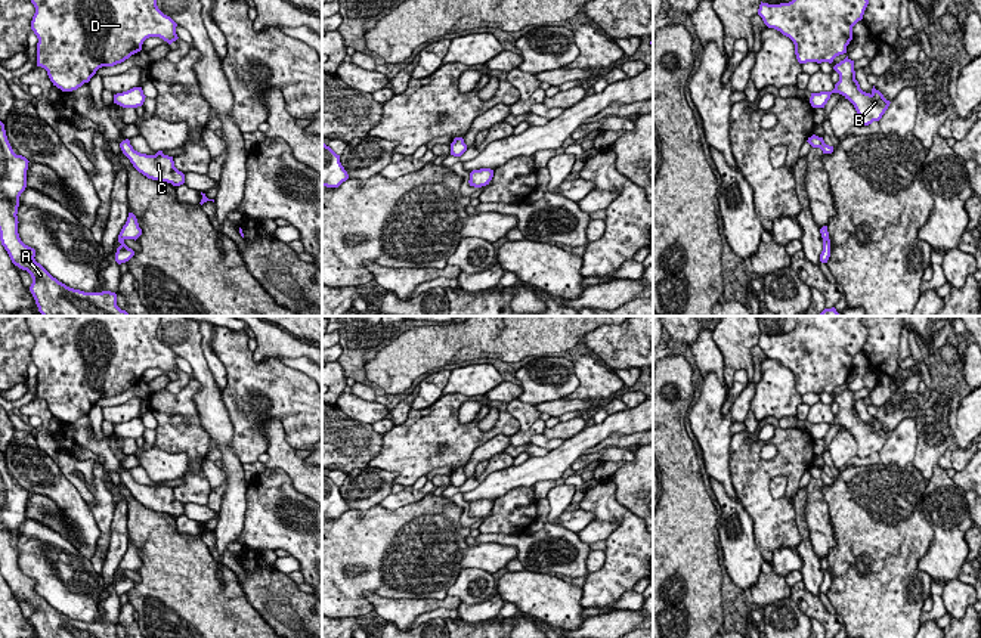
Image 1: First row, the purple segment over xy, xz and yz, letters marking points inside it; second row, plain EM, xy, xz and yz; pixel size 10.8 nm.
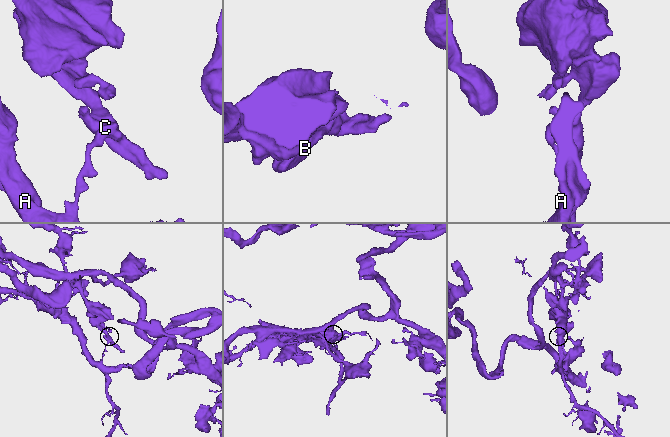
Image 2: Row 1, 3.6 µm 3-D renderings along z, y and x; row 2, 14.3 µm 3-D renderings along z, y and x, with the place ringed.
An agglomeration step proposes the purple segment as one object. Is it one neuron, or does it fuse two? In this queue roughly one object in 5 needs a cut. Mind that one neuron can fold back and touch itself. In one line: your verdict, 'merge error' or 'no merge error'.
no merge error

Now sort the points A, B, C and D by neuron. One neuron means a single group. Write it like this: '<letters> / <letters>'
A B C D

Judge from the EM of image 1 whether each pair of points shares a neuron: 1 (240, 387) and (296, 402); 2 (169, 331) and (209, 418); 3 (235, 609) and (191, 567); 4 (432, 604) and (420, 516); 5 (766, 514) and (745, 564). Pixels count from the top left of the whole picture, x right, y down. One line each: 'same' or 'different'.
1: same
2: same
3: same
4: different
5: different

